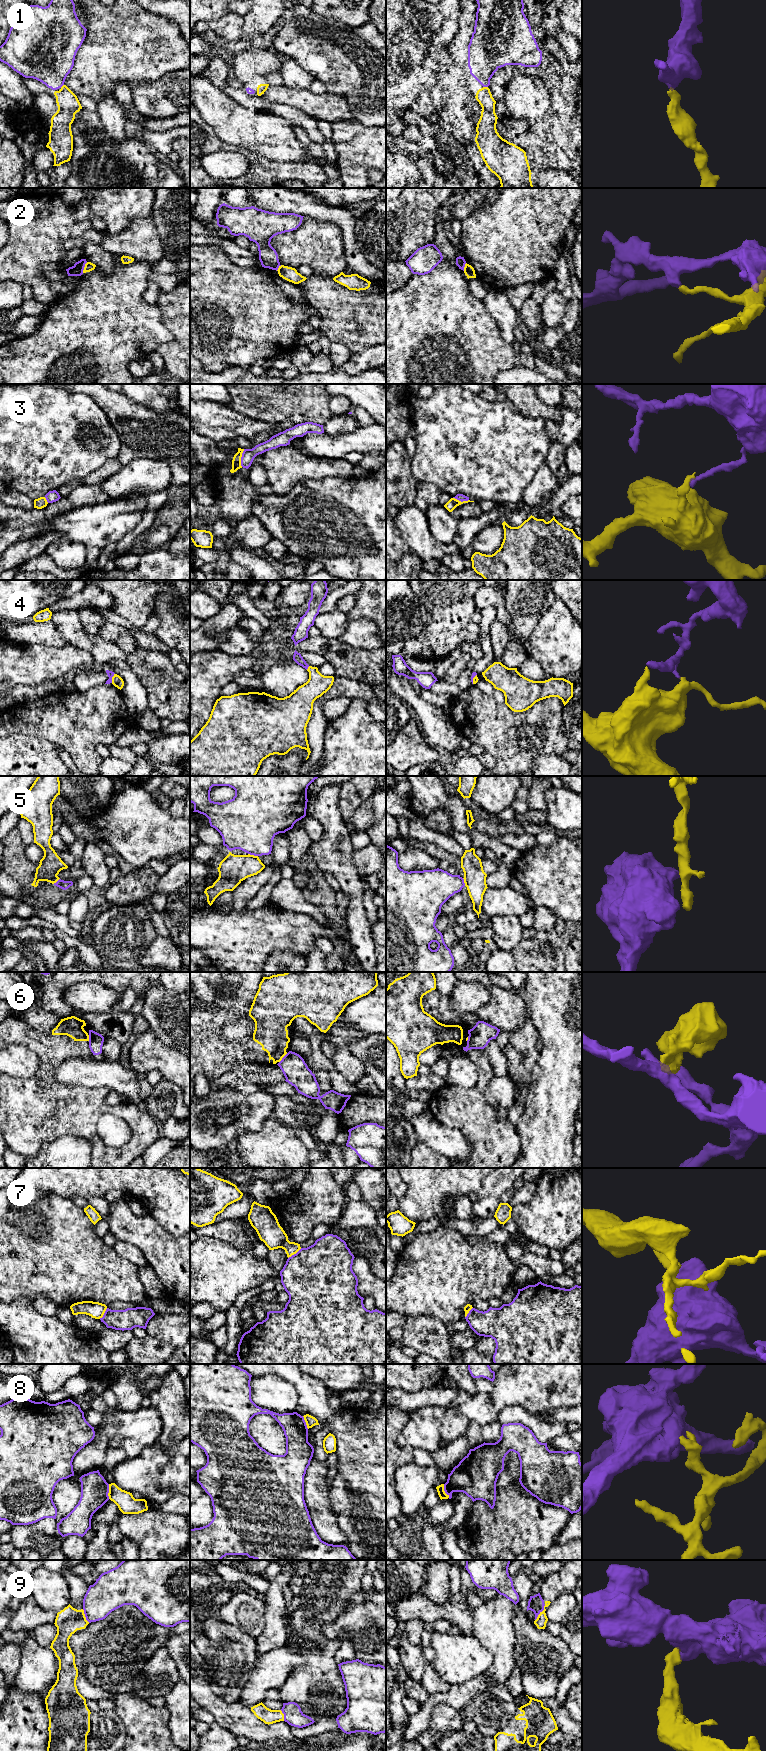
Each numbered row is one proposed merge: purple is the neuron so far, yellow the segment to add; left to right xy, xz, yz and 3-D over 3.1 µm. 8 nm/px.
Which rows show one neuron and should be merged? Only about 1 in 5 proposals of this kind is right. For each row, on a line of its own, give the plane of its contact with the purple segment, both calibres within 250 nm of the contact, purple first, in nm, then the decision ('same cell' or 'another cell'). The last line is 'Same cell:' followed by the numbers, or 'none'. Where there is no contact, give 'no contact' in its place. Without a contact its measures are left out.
1: contact in yz; calibres 280 and 130 nm; same cell
2: contact in xy; calibres 100 and 70 nm; another cell
3: contact in xz; calibres 110 and 80 nm; another cell
4: contact in xy; calibres 50 and 90 nm; another cell
5: contact in xz; calibres 440 and 240 nm; another cell
6: contact in xz; calibres 200 and 260 nm; another cell
7: contact in xz; calibres 500 and 190 nm; another cell
8: contact in xy; calibres 220 and 160 nm; another cell
9: contact in yz; calibres 130 and 90 nm; another cell
Same cell: 1

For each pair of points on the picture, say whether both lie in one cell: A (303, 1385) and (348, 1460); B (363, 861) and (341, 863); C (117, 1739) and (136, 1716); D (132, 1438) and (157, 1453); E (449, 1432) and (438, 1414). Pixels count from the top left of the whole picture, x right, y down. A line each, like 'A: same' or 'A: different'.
A: same
B: different
C: different
D: different
E: different

